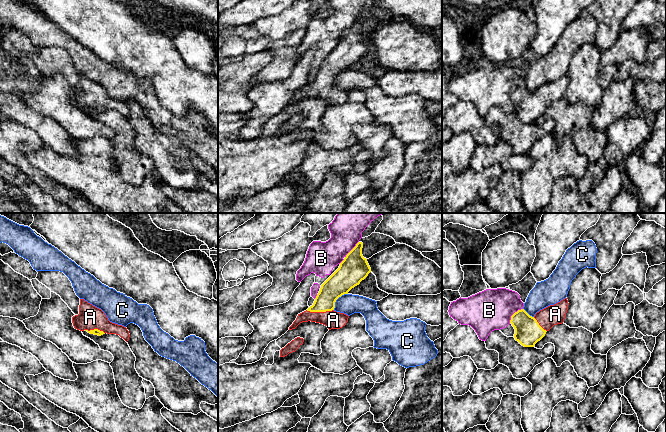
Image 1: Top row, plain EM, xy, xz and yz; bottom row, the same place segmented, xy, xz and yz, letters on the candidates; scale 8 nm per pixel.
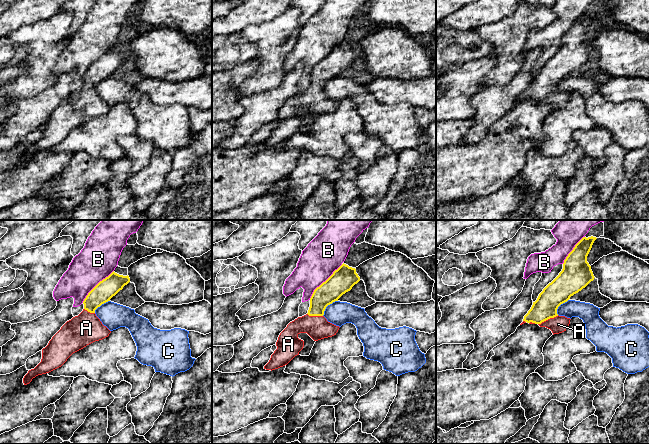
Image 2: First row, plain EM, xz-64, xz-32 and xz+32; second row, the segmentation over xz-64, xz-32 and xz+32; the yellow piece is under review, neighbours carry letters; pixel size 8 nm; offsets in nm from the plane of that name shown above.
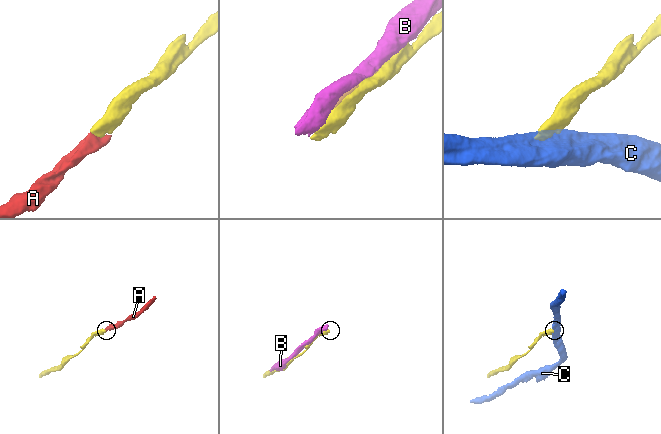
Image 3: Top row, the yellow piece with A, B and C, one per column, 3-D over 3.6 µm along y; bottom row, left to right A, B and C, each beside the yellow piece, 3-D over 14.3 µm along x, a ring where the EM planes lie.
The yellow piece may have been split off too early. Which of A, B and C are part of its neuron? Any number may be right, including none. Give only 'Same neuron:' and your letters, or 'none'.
Same neuron: A

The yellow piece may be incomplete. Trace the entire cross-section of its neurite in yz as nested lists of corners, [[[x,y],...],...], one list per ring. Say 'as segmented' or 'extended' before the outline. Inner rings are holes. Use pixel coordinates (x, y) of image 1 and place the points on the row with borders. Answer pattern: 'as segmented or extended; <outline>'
extended; [[[565,298],[540,310],[534,317],[524,309],[518,310],[510,320],[515,329],[515,340],[524,347],[534,347],[554,325],[564,322],[568,305],[568,300]]]

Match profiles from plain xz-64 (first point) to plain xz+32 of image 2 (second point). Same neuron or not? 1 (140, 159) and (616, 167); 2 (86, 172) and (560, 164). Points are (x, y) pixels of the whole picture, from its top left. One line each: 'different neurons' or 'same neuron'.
1: different neurons
2: same neuron

